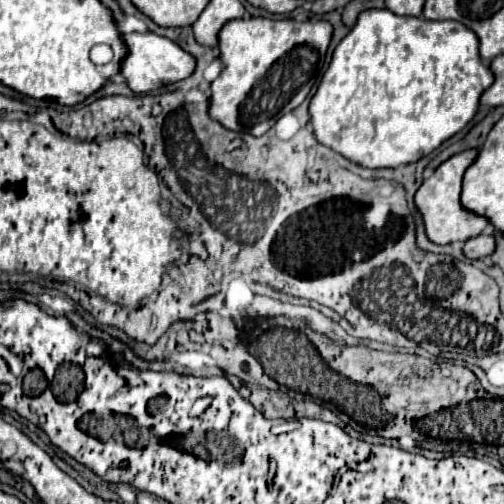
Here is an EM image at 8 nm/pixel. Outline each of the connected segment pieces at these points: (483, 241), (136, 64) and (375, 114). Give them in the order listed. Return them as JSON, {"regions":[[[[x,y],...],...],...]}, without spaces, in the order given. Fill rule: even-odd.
{"regions":[[[[487,234],[469,238],[463,246],[463,254],[467,258],[487,258],[489,254],[493,254],[493,250],[495,250],[495,240],[493,236],[487,236]]],[[[145,32],[145,34],[123,34],[123,42],[127,46],[127,54],[121,60],[121,74],[127,82],[127,86],[135,92],[135,94],[147,94],[151,90],[157,90],[161,86],[167,86],[171,82],[183,80],[187,78],[193,68],[195,68],[195,58],[187,52],[183,52],[175,42],[157,36],[153,32]]],[[[365,10],[357,24],[337,44],[331,64],[309,102],[317,142],[365,168],[397,168],[431,154],[447,138],[465,128],[479,108],[479,96],[493,84],[493,74],[479,58],[473,30],[455,20],[421,20],[397,16],[391,10]]]]}

